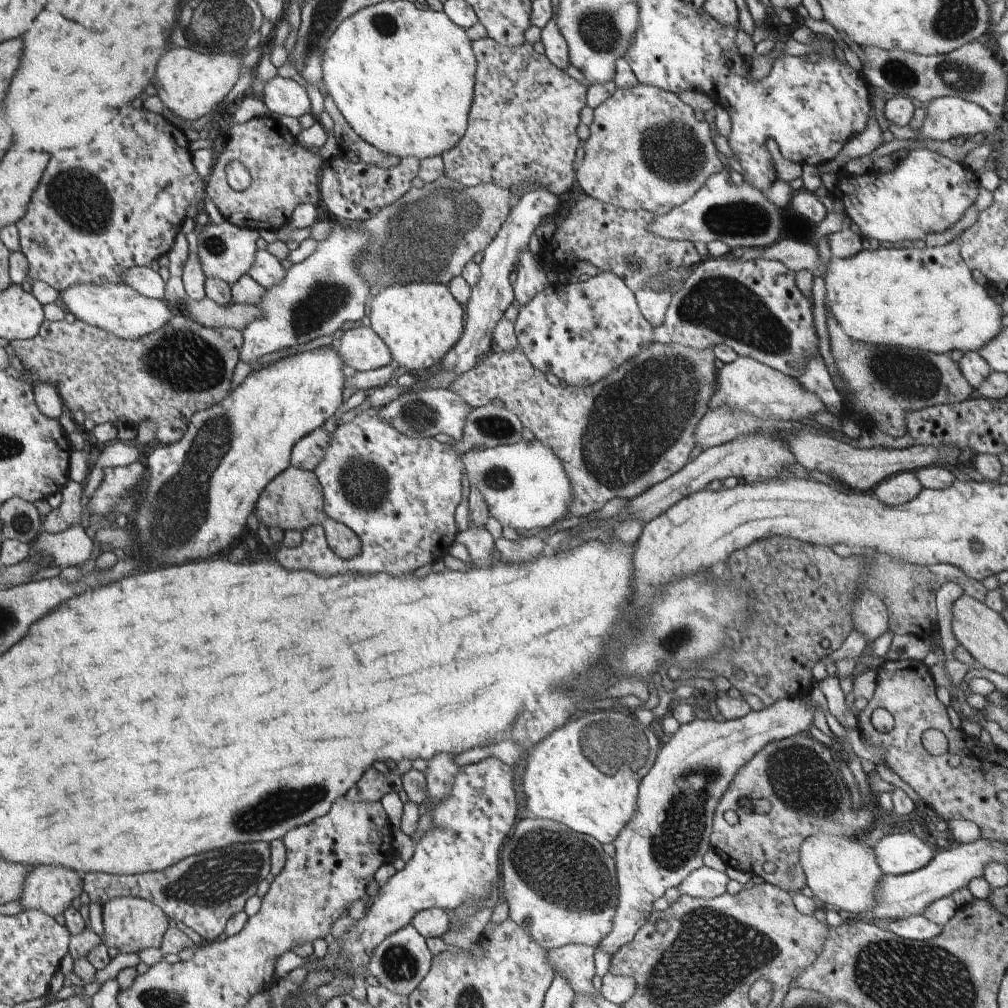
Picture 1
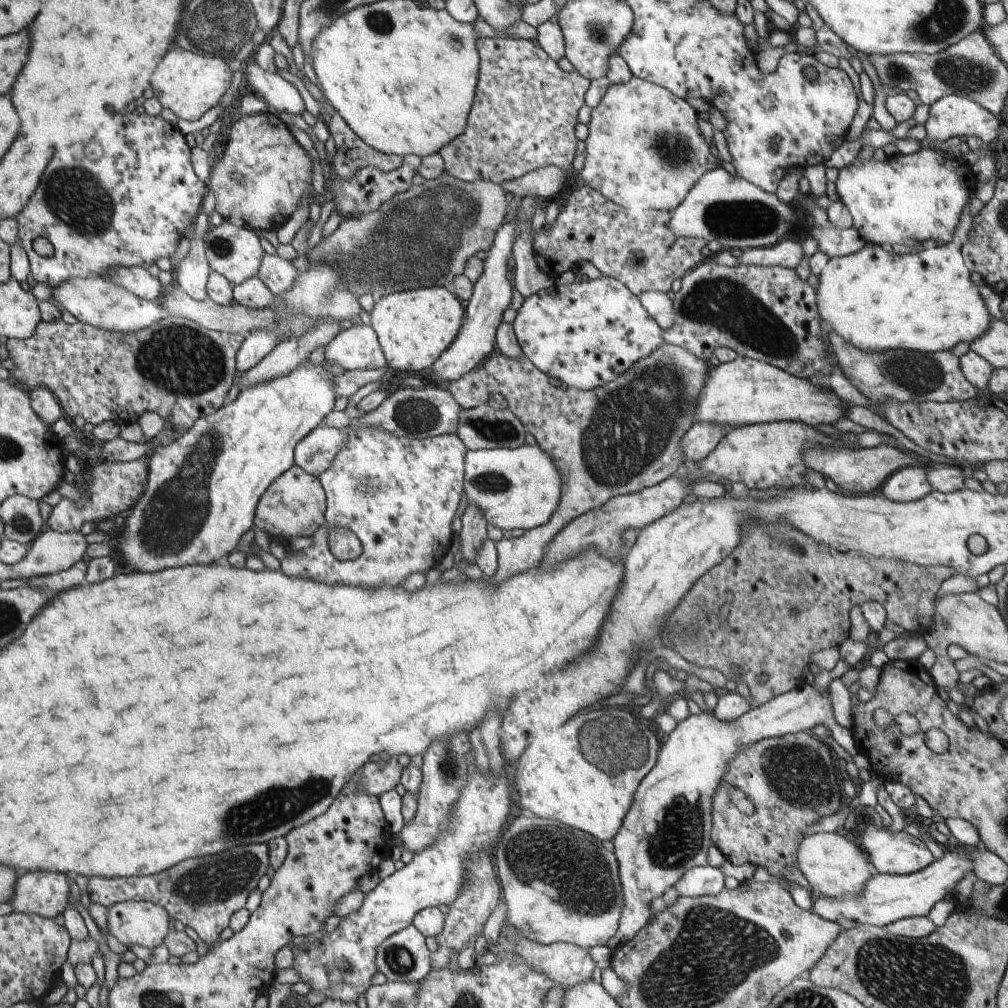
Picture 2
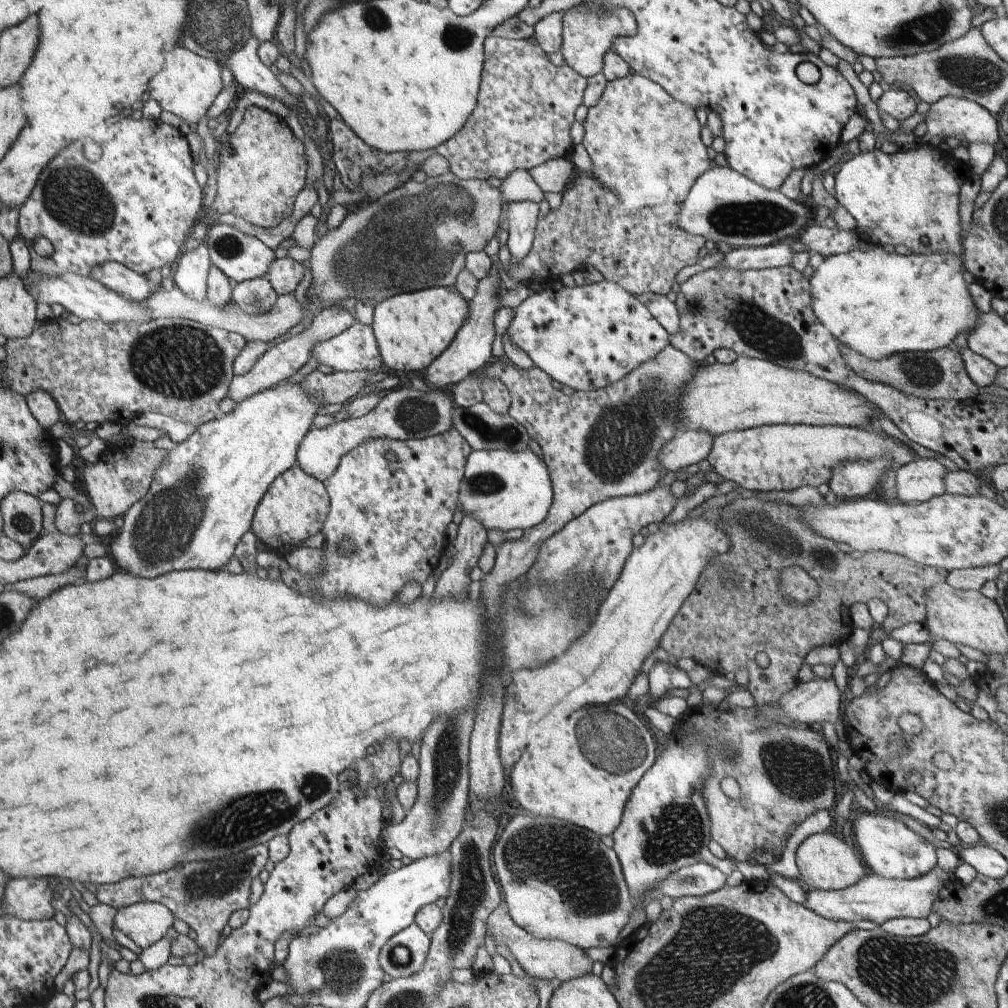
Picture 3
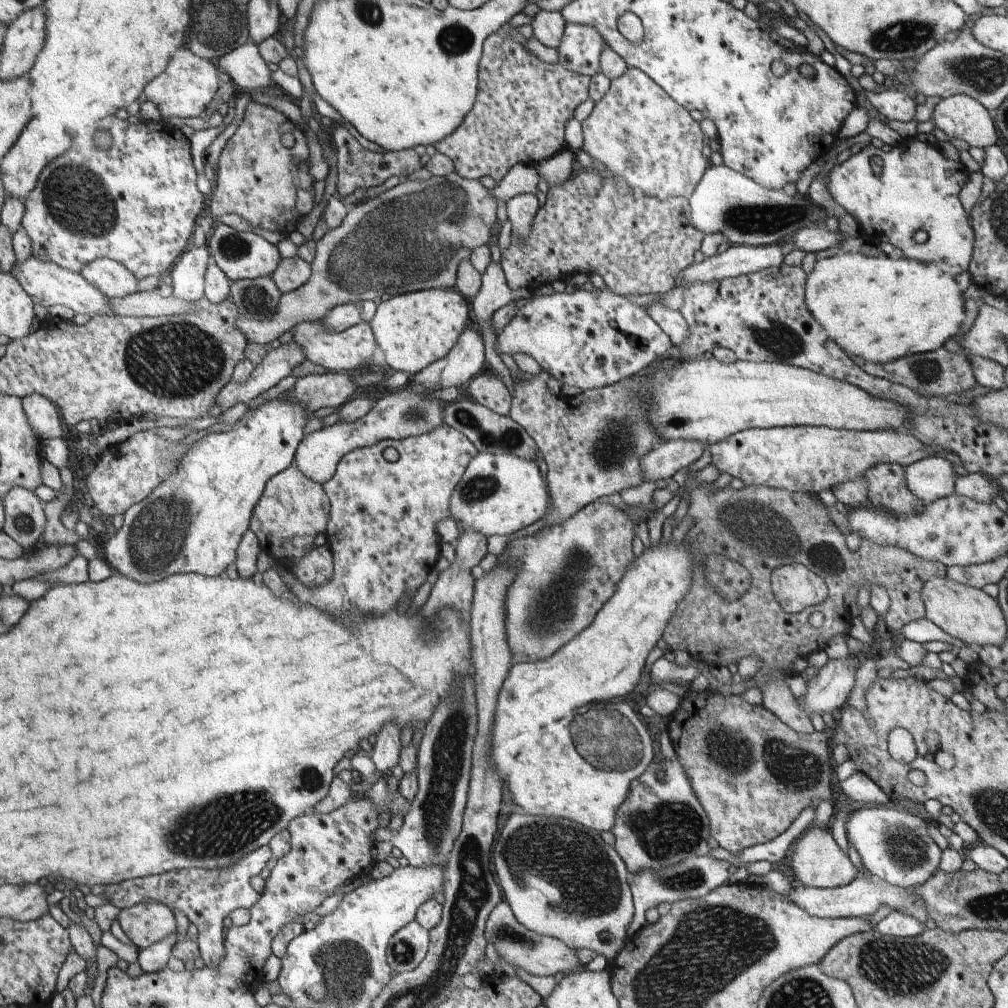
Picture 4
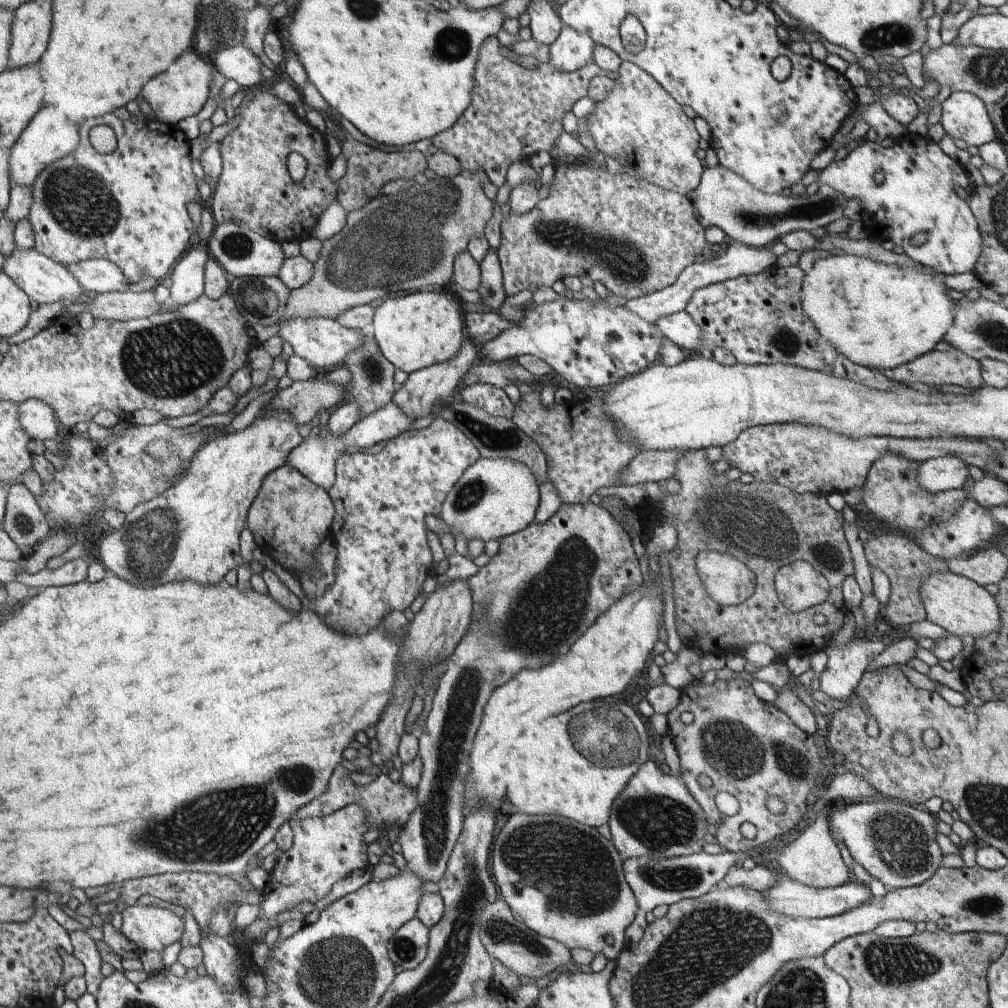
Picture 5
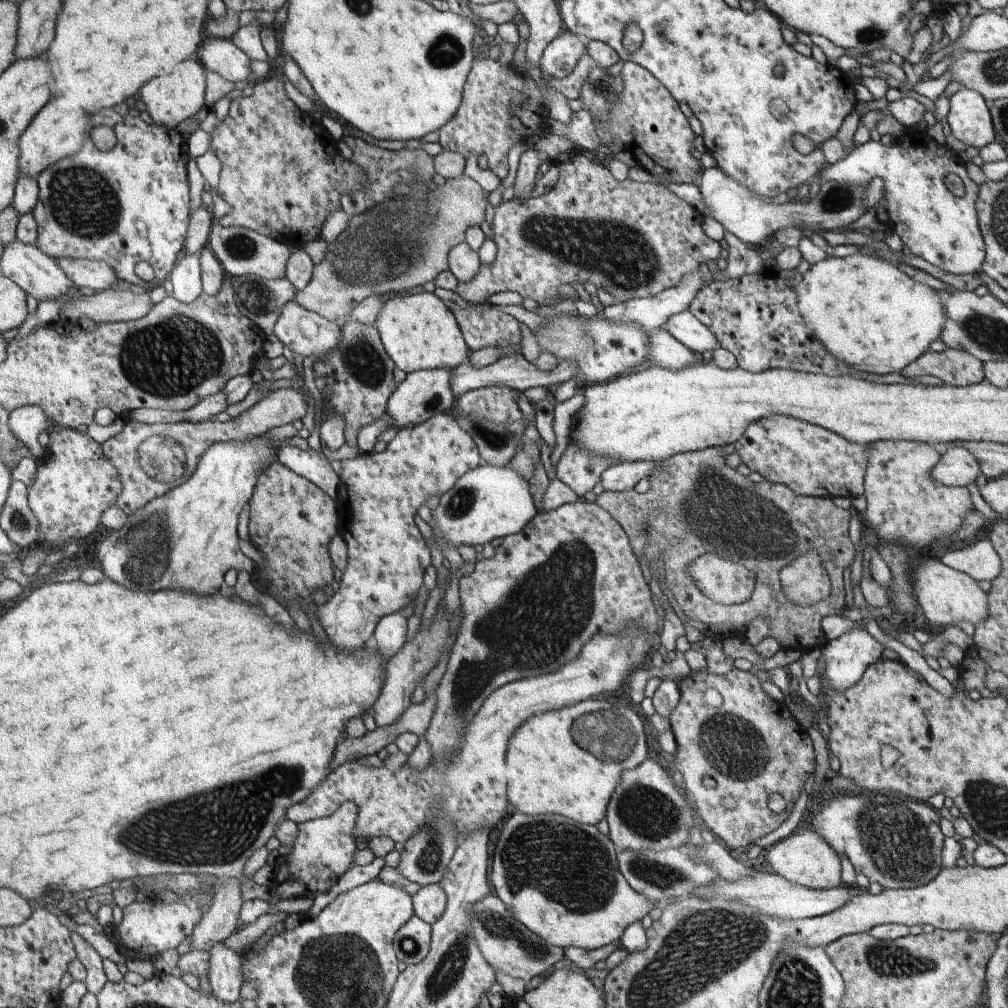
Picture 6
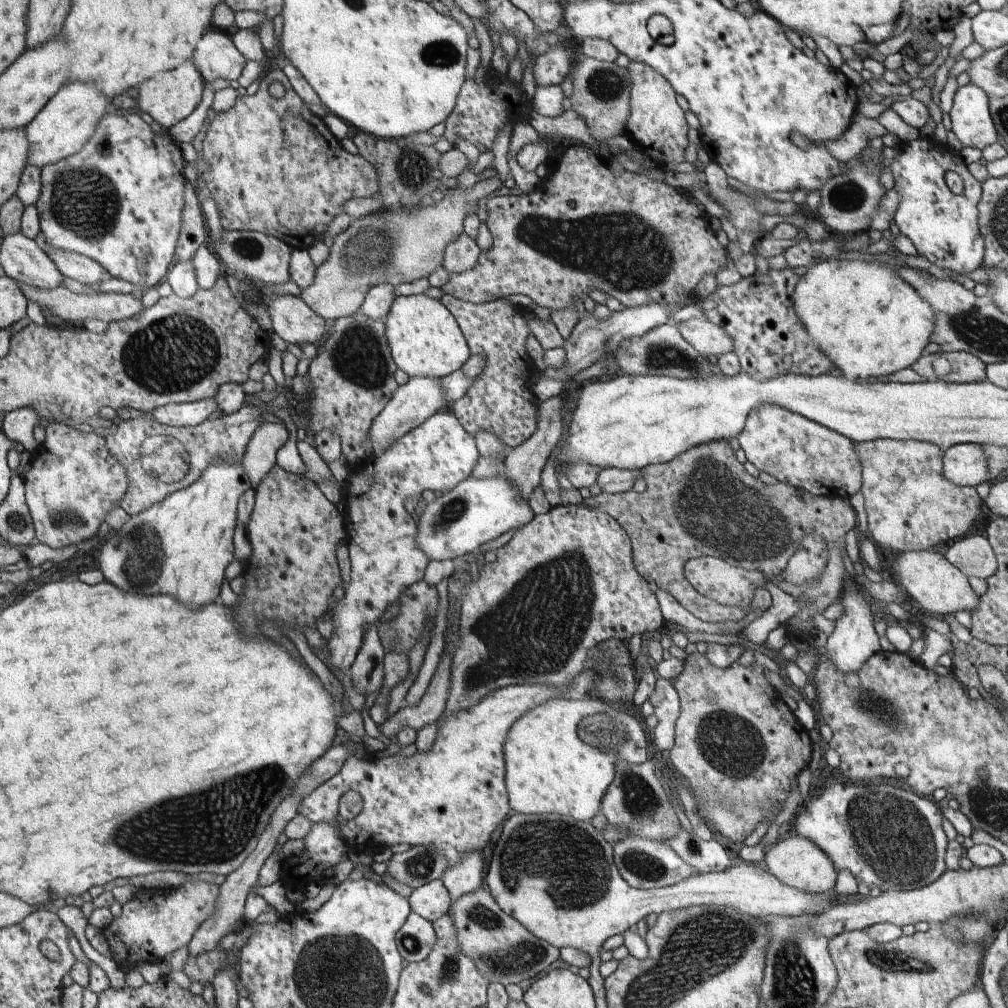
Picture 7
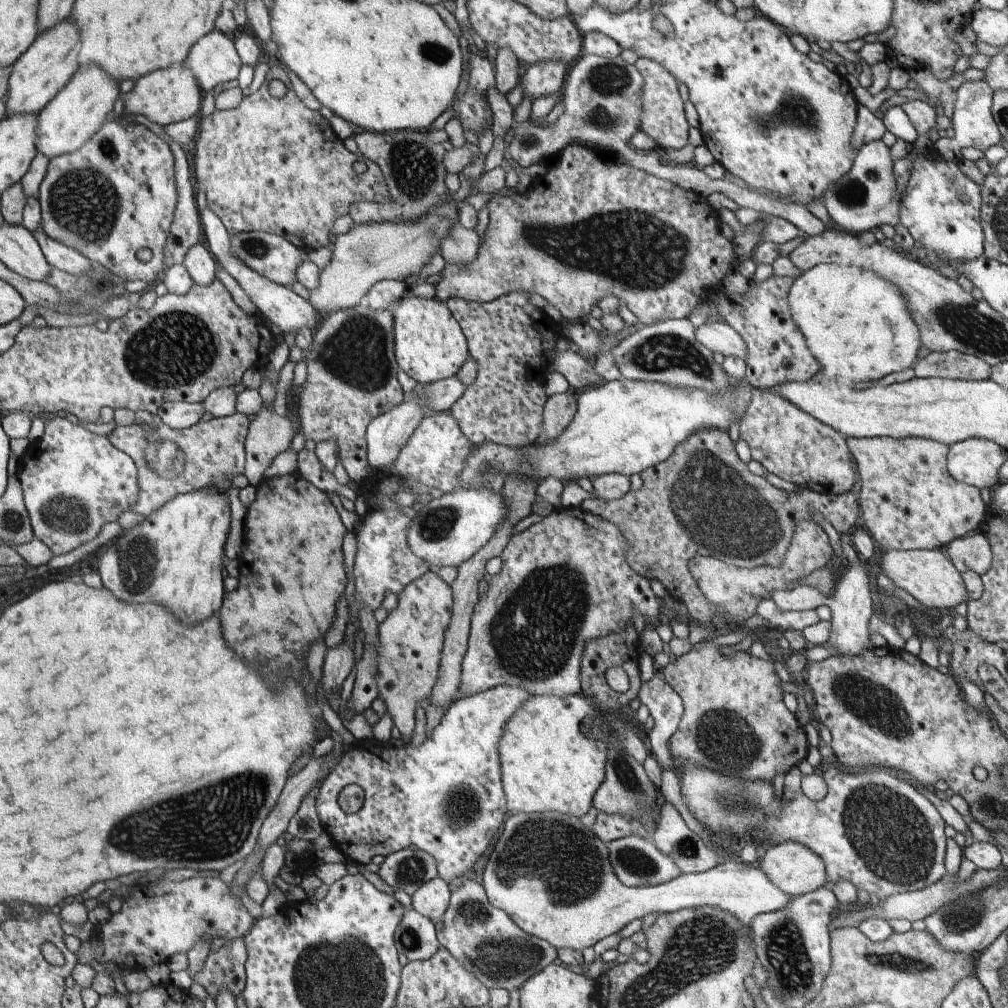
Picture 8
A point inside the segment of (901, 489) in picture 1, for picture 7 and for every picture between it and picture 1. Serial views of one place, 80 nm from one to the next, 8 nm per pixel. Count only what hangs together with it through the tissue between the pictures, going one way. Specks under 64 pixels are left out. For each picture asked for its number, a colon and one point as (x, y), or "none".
2: (910, 483)
3: (921, 479)
4: (932, 478)
5: (941, 474)
6: (957, 468)
7: (964, 464)

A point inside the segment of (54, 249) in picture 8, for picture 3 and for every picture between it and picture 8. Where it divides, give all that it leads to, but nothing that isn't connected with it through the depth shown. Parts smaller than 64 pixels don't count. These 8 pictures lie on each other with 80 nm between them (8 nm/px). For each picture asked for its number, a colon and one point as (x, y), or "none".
3: (124, 281)
4: (109, 276)
5: (98, 276)
6: (91, 275)
7: (71, 265)

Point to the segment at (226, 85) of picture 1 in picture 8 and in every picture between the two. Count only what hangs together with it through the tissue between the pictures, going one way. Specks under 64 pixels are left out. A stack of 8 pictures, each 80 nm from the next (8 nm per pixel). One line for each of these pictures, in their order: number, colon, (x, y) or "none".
2: (189, 84)
3: (187, 84)
4: (188, 84)
5: (179, 93)
6: (174, 97)
7: (170, 97)
8: (166, 96)

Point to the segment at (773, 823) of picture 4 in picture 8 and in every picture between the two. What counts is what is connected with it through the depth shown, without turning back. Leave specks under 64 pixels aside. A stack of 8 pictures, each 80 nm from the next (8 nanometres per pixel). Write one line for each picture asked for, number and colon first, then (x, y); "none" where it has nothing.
5: (750, 749)
6: (726, 728)
7: (738, 747)
8: (735, 721)

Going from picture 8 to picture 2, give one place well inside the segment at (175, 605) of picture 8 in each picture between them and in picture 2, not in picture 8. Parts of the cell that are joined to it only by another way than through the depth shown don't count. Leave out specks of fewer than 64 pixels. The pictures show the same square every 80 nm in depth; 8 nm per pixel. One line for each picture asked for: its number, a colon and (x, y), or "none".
2: (203, 489)
3: (202, 500)
4: (193, 522)
5: (189, 532)
6: (186, 539)
7: (179, 547)

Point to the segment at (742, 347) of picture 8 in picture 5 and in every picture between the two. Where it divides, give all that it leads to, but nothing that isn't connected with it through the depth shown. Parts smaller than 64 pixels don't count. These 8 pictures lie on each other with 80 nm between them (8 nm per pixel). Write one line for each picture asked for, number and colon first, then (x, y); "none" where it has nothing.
5: (679, 327)
6: (685, 327)
7: (707, 338)

